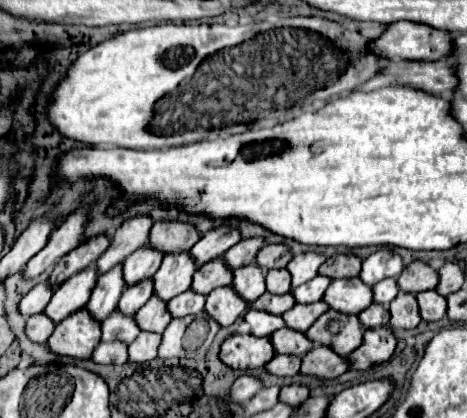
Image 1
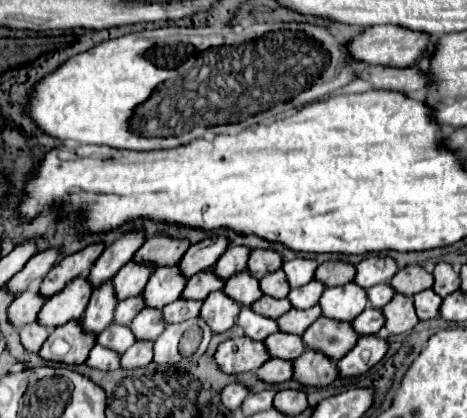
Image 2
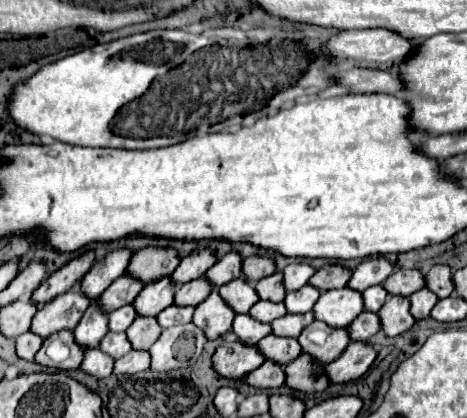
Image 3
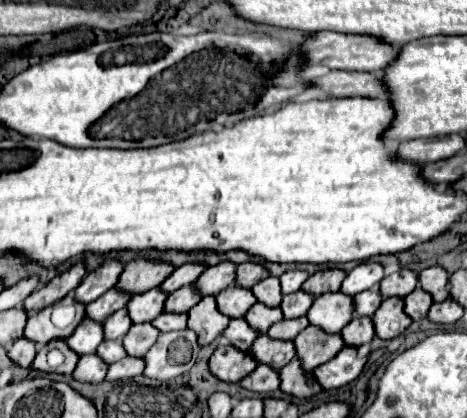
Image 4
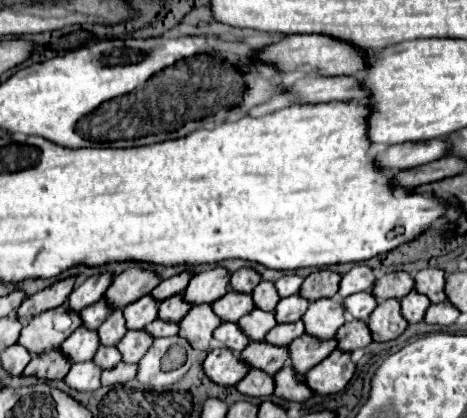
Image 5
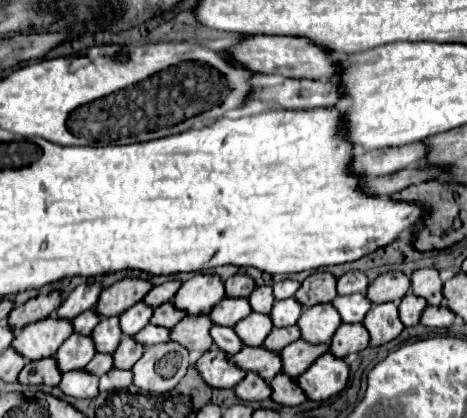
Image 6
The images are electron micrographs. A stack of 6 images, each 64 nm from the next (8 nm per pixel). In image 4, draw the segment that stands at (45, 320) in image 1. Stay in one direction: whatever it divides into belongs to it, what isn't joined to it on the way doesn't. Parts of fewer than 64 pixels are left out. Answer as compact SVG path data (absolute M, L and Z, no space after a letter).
M20 338L20 340L16 340L16 342L12 344L8 356L10 356L16 364L20 364L20 366L30 366L32 360L34 360L34 356L36 356L36 348L38 348L36 342L26 340L26 338Z

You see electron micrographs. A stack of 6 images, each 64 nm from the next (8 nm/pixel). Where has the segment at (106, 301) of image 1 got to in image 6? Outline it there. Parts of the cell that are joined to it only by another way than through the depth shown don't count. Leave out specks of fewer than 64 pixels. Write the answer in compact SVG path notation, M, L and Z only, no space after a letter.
M72 334L56 352L56 360L60 362L60 370L68 372L74 368L84 368L92 356L96 354L94 340L90 336Z

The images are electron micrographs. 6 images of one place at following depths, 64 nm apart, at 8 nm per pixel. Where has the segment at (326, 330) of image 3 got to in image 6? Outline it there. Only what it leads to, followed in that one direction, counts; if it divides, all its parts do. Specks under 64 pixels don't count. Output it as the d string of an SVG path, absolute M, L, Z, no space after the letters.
M296 340L292 344L288 344L286 348L282 348L280 356L284 360L284 368L282 372L288 372L288 376L298 378L304 370L308 370L318 356L326 354L330 348L328 344L310 344L306 340Z

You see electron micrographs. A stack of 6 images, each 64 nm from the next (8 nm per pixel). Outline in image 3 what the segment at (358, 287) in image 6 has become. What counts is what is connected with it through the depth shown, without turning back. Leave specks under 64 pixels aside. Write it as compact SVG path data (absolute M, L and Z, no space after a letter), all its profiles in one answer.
M372 256L368 260L362 260L356 266L356 272L352 274L348 286L364 292L370 286L384 284L384 280L392 274L392 270L394 270L394 266L392 266L392 262L388 258L384 258L384 256Z

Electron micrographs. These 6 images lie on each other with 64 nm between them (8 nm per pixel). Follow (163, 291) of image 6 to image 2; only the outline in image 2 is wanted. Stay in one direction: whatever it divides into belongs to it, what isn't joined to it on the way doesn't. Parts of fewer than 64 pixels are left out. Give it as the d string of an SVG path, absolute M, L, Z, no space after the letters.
M220 234L204 238L204 240L192 244L180 260L182 272L190 278L196 272L206 270L208 266L214 266L216 260L220 258L220 254L228 248L228 244L230 244L230 240L226 236L220 236Z

